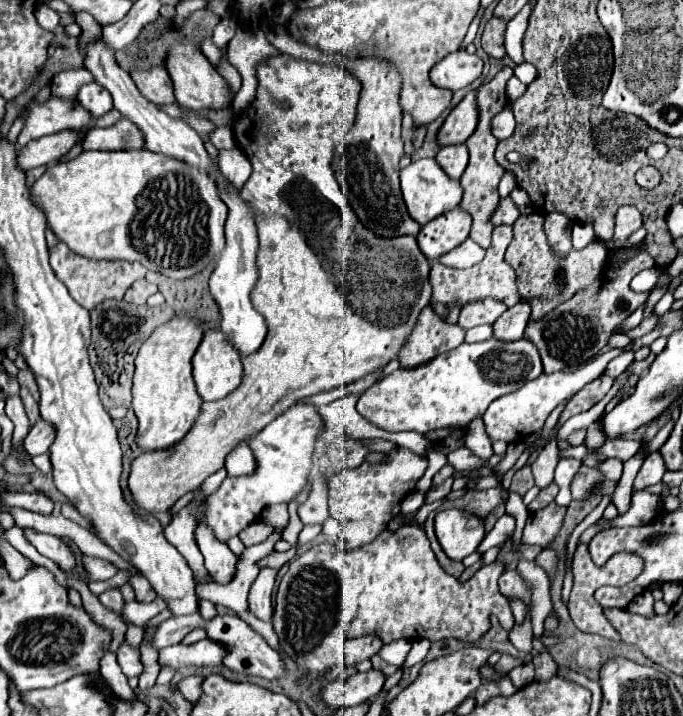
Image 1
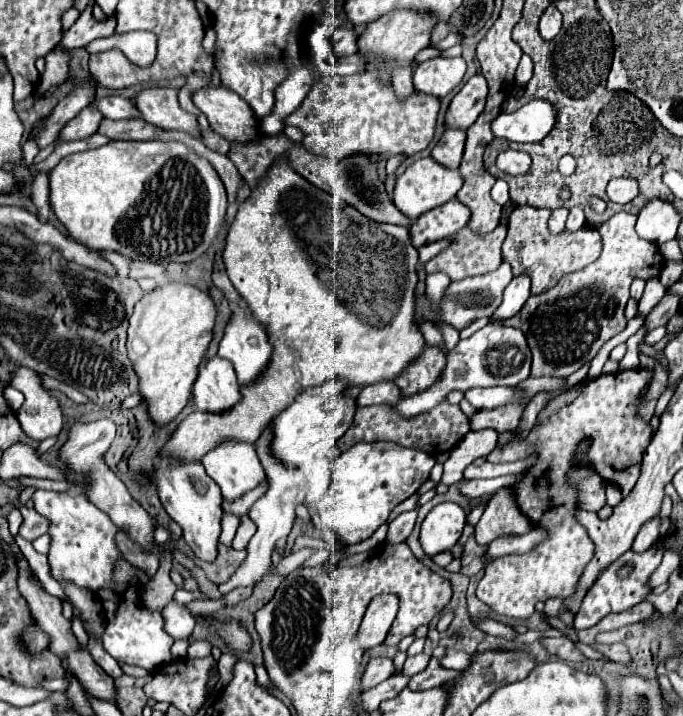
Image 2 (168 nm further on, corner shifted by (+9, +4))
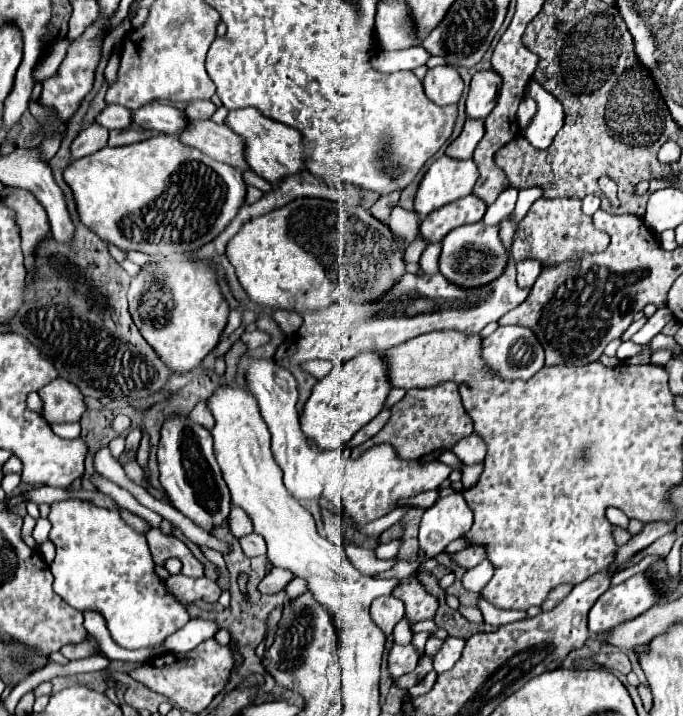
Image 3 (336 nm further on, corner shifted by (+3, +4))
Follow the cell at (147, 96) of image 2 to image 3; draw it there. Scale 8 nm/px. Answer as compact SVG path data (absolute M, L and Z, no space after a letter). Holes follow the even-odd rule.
M190 120L192 124L180 134L180 140L188 146L194 146L198 150L202 150L204 154L208 154L210 158L218 160L218 162L224 162L224 164L230 164L242 172L250 170L246 160L244 160L244 140L242 136L238 136L236 132L232 132L226 124L214 124L212 120Z

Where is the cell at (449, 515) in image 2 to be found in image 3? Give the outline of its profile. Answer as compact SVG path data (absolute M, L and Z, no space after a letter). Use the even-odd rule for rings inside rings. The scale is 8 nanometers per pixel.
M462 494L438 498L420 522L420 546L426 556L438 556L452 540L466 534L472 528L472 516Z

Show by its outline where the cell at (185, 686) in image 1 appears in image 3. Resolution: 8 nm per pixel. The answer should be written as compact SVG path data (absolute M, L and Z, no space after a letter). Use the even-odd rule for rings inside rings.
M272 568L268 572L268 576L264 576L264 580L258 584L258 590L262 594L278 594L288 586L290 580L292 580L290 572L282 570L282 568Z

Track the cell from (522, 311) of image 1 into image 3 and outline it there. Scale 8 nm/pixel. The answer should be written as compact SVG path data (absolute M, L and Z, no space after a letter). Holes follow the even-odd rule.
M518 260L516 262L518 286L520 288L532 288L540 270L542 270L542 264L538 264L538 260Z

